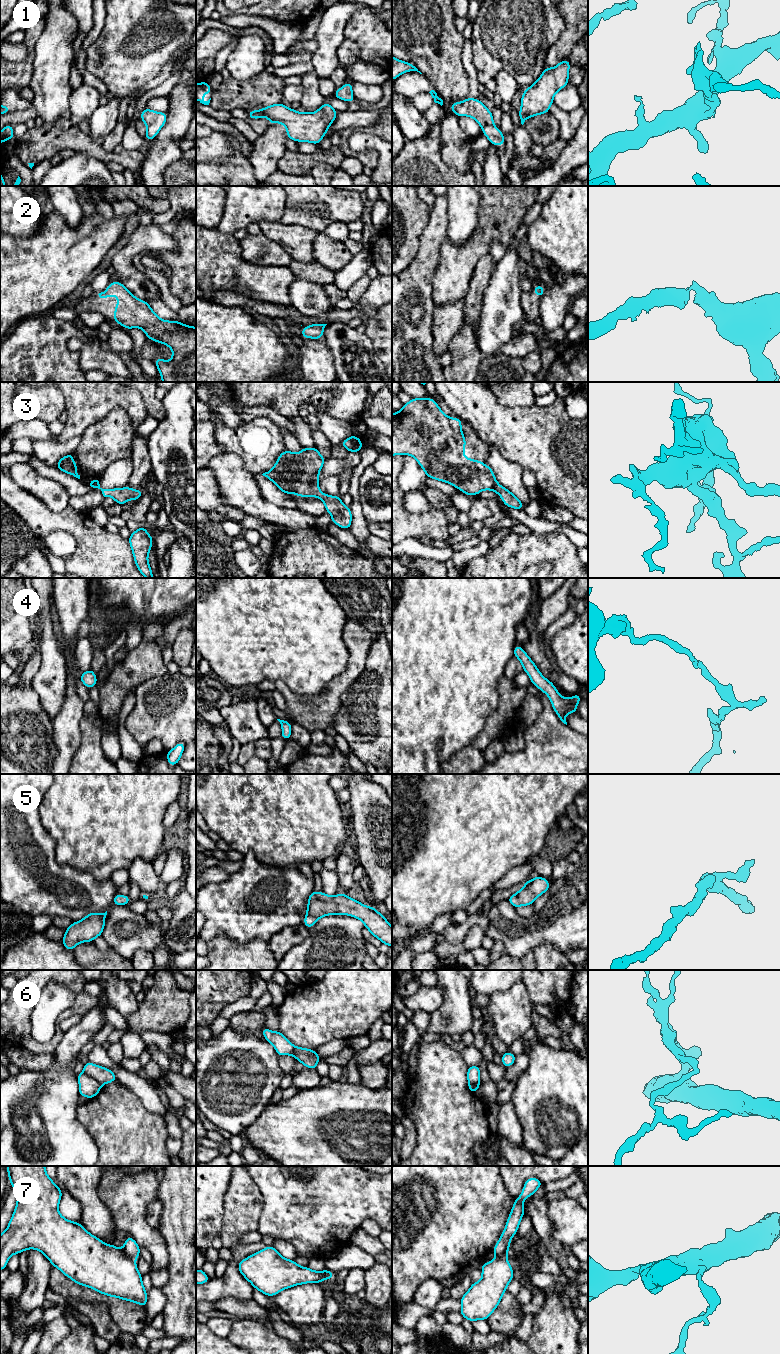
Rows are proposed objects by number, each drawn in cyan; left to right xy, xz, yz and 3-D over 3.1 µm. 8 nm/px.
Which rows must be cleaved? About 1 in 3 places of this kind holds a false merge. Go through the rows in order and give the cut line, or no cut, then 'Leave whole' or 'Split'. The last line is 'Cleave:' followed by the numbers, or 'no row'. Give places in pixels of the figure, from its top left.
1: No split. Leave whole
2: No split. Leave whole
3: No split. Leave whole
4: No split. Leave whole
5: No split. Leave whole
6: Split along xy (83, 1071), (101, 1084). Split
7: Split along xy (121, 1249), (134, 1259). Split
Cleave: 6, 7

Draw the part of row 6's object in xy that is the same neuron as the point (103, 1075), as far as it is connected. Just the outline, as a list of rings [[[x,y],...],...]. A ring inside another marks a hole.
[[[90,1061],[84,1064],[83,1072],[94,1078],[101,1085],[118,1080],[110,1069],[98,1066]]]

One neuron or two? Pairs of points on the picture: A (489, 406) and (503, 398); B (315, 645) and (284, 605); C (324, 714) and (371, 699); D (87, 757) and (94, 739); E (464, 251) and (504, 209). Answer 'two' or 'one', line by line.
A: two
B: one
C: two
D: one
E: one

